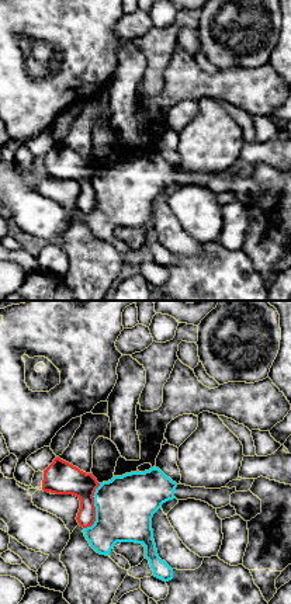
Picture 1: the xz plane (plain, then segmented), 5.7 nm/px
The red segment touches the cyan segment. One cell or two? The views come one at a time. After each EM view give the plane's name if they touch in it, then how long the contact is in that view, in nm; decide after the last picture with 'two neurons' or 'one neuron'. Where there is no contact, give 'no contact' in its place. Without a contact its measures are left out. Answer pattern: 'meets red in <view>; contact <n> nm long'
meets red in xz; contact 280 nm long

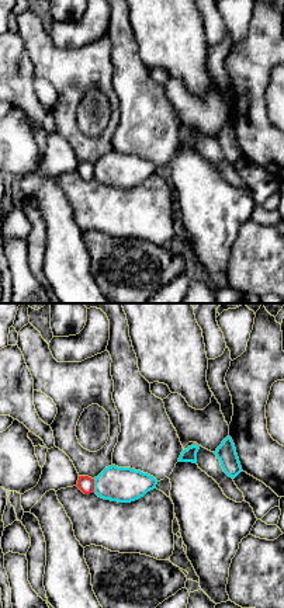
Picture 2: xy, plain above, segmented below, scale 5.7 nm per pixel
meets red in xy; contact 80 nm long

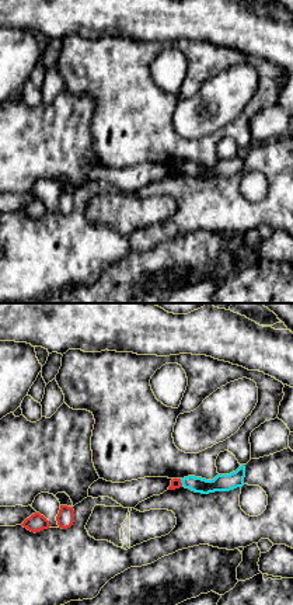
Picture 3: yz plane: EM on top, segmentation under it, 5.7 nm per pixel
meets red in yz; contact 50 nm long

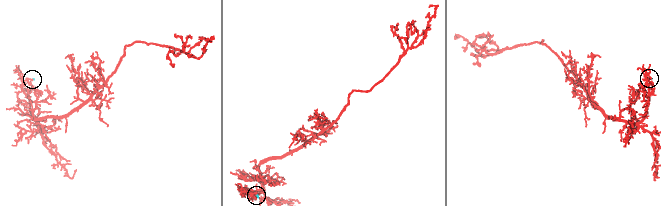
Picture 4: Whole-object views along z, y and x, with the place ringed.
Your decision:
two neurons

